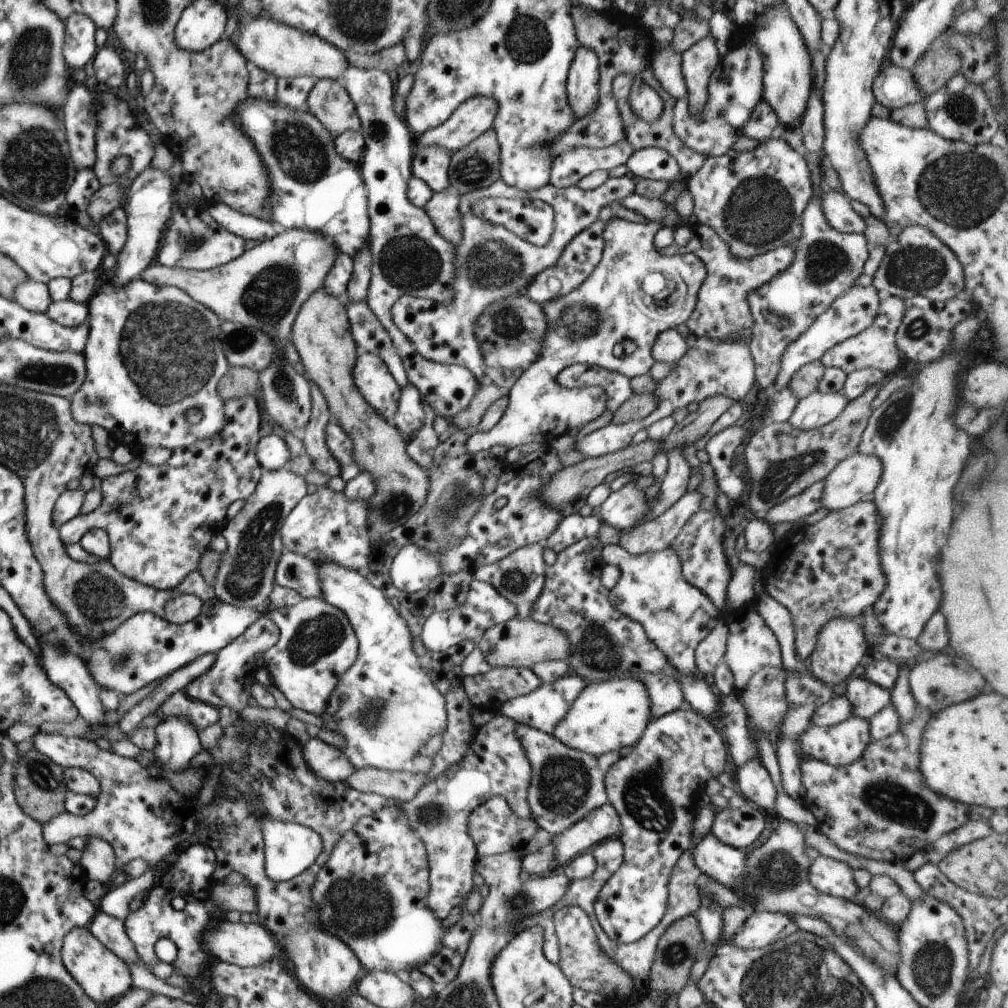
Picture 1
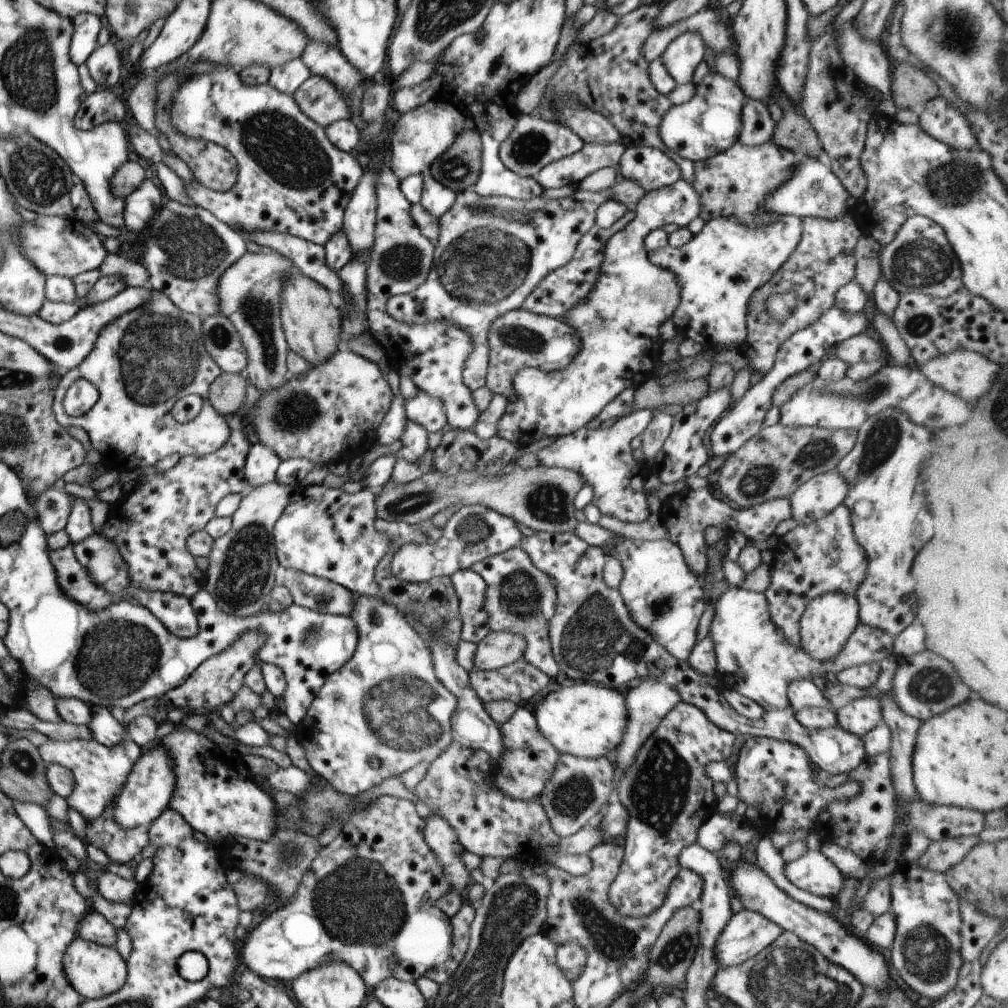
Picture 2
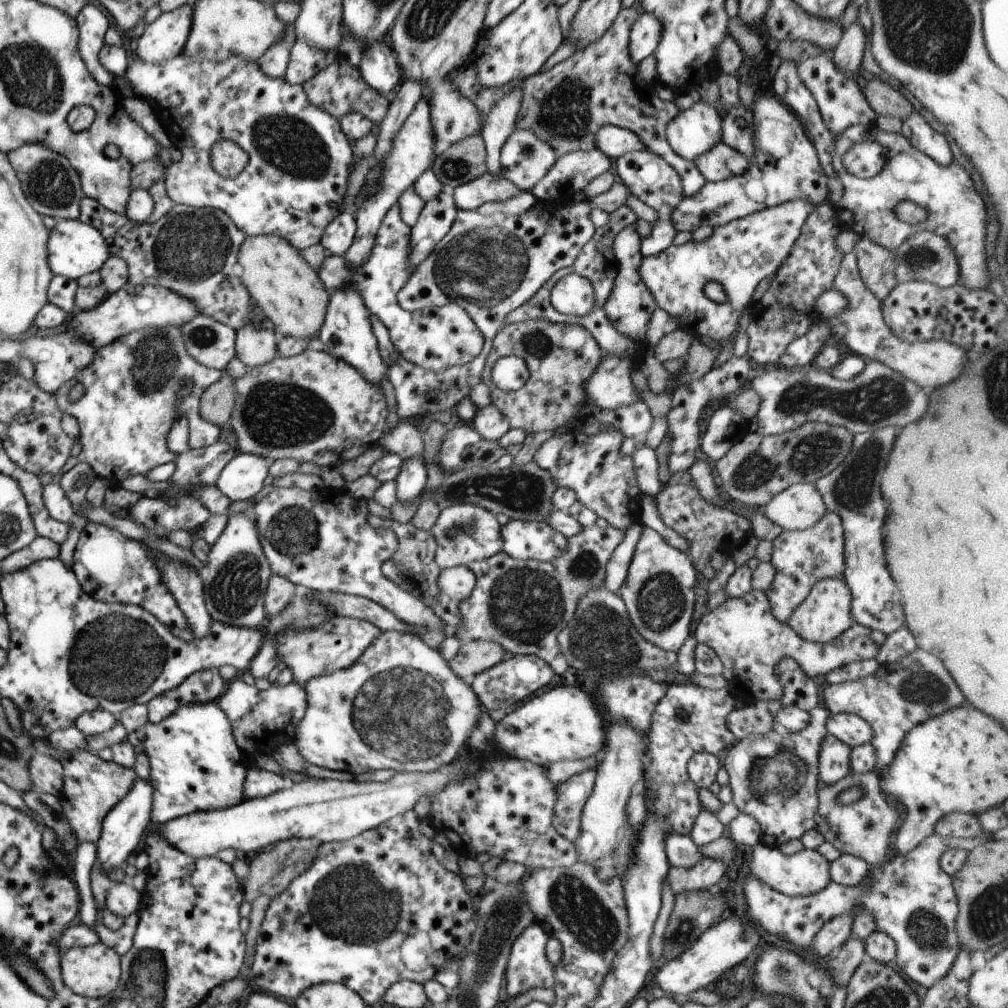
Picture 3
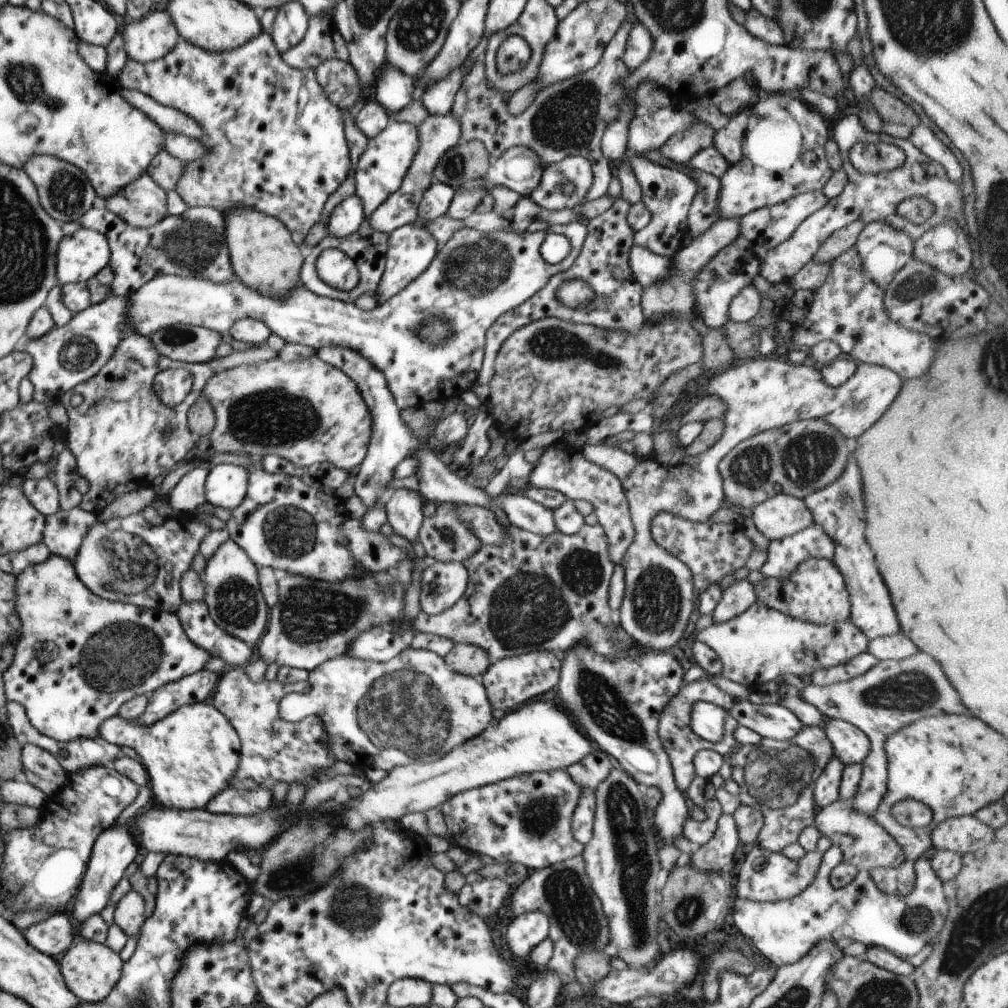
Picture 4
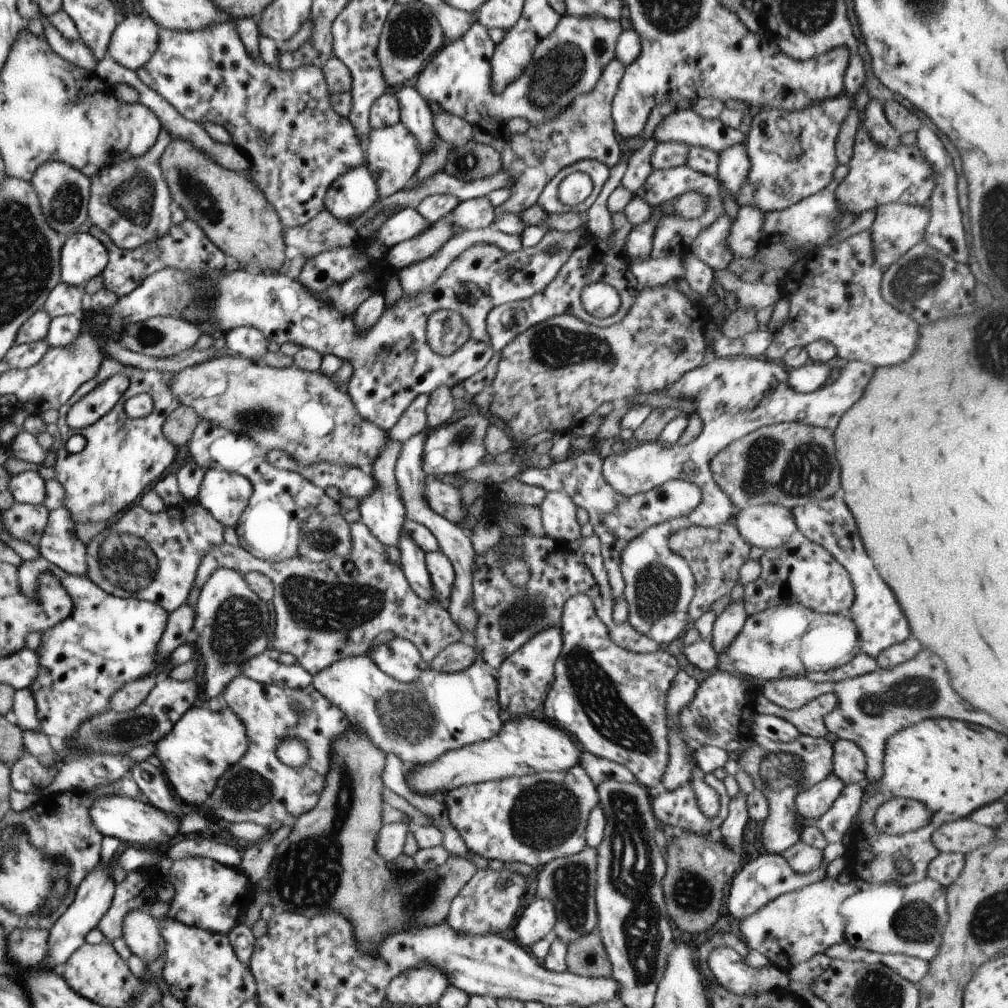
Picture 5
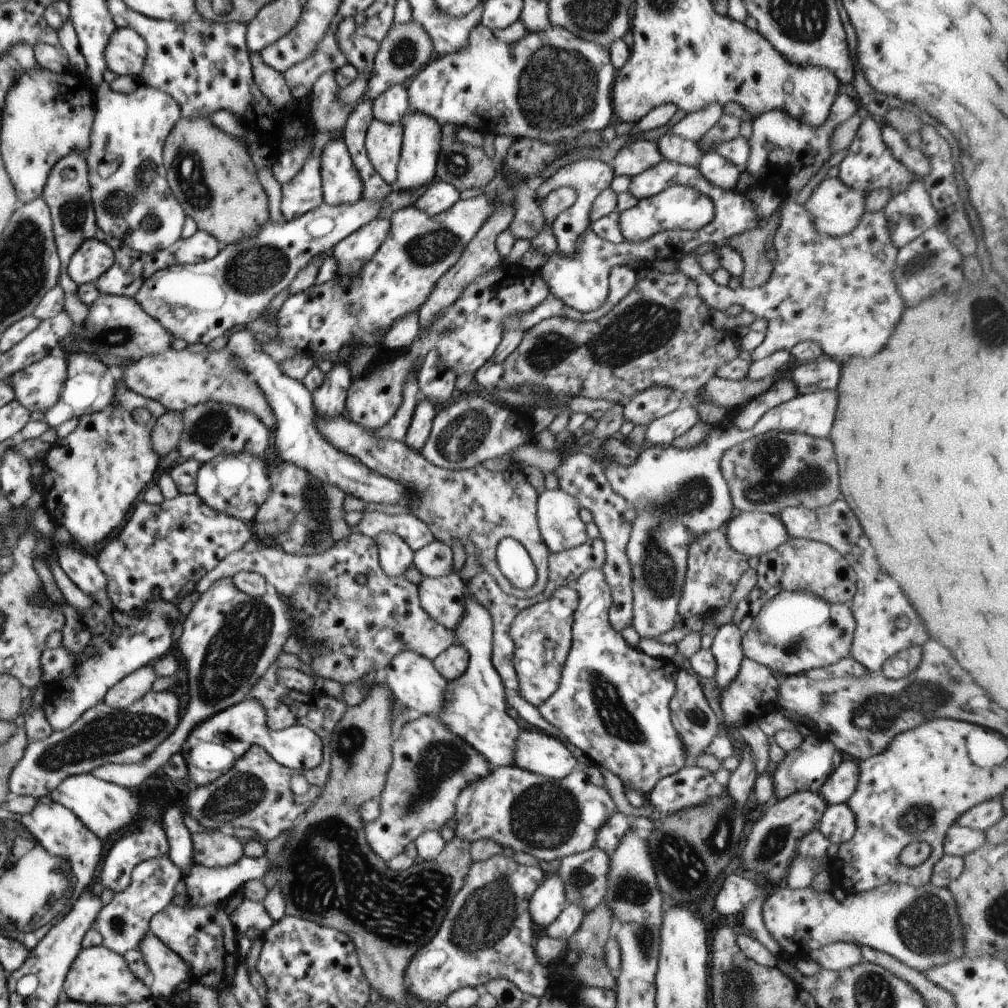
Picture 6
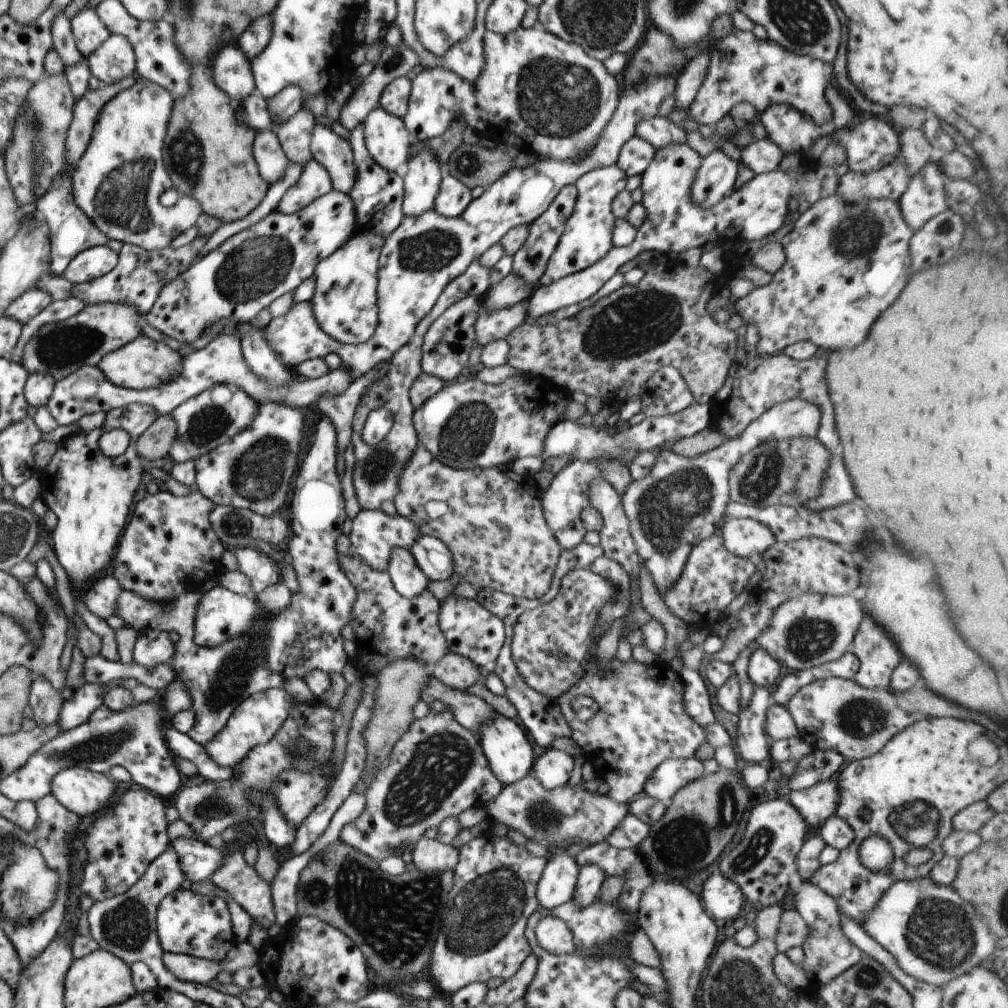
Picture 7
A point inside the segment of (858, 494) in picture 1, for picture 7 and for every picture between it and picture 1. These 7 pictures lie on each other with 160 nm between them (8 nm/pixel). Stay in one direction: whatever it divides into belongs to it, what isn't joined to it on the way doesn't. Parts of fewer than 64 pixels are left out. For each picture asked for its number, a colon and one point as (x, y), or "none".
2: (815, 498)
3: (798, 507)
4: (780, 515)
5: (767, 526)
6: (751, 534)
7: (747, 538)

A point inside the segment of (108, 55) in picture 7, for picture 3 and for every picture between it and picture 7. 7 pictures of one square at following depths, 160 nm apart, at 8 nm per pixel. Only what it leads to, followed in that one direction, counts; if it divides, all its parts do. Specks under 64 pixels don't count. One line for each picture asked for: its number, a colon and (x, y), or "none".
3: (162, 39)
4: (151, 37)
5: (134, 39)
6: (124, 54)

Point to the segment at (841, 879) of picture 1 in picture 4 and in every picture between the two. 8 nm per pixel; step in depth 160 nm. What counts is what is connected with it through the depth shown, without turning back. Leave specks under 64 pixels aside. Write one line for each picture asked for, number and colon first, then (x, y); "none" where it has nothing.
2: (813, 873)
3: (805, 873)
4: (764, 875)

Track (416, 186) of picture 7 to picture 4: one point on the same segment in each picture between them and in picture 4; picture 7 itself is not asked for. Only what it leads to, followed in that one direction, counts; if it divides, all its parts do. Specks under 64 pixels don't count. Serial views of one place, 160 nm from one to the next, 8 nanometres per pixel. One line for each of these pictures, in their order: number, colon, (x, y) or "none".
4: (393, 88)
5: (414, 113)
6: (421, 145)

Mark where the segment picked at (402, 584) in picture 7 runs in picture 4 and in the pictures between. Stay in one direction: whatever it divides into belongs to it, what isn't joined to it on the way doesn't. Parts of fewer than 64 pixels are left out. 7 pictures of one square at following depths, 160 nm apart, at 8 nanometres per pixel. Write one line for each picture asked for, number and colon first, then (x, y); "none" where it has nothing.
4: (390, 441)
5: (381, 511)
6: (394, 556)

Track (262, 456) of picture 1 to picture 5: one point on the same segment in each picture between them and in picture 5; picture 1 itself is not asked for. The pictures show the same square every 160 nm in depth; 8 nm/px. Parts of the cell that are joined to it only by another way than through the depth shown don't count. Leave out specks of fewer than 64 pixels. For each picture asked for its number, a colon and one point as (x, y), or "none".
2: (261, 462)
3: (242, 477)
4: (226, 484)
5: (224, 495)

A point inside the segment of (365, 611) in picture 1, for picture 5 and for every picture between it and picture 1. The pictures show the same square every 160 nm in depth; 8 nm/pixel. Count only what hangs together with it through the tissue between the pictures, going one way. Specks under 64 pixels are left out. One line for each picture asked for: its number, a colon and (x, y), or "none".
2: (385, 703)
3: (399, 707)
4: (411, 708)
5: (436, 712)

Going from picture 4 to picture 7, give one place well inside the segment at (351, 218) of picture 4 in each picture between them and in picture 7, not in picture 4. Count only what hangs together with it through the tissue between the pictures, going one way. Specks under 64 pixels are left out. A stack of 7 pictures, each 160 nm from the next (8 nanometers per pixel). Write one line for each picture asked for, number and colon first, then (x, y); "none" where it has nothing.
5: (348, 197)
6: (340, 183)
7: (333, 153)

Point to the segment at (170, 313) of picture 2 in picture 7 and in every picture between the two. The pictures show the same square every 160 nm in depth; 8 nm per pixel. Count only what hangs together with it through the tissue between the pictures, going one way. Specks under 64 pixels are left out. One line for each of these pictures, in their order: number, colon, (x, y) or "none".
3: (131, 398)
4: (121, 436)
5: (122, 457)
6: (90, 478)
7: (90, 494)

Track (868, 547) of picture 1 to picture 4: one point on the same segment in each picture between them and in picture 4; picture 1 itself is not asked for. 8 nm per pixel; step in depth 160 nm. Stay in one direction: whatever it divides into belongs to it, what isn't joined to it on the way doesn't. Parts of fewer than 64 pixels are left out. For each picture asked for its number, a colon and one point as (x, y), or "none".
2: (823, 556)
3: (800, 558)
4: (784, 555)

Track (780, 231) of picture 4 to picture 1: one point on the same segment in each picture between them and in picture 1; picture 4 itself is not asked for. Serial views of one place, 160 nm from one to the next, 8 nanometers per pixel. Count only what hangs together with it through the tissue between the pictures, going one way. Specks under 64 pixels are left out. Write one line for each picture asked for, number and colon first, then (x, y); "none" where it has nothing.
1: (721, 310)
2: (717, 270)
3: (739, 254)

